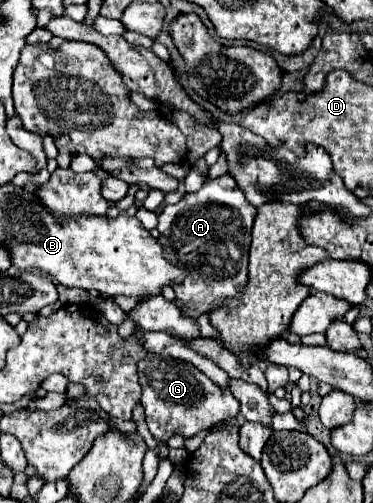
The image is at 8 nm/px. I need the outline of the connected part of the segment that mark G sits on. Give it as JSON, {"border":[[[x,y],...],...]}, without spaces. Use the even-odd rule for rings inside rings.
{"border":[[[148,354],[138,362],[138,378],[142,384],[140,402],[146,410],[146,424],[156,440],[168,440],[174,434],[186,436],[186,432],[190,438],[240,412],[240,404],[228,388],[218,388],[204,372],[198,372],[198,368],[184,360]]]}

